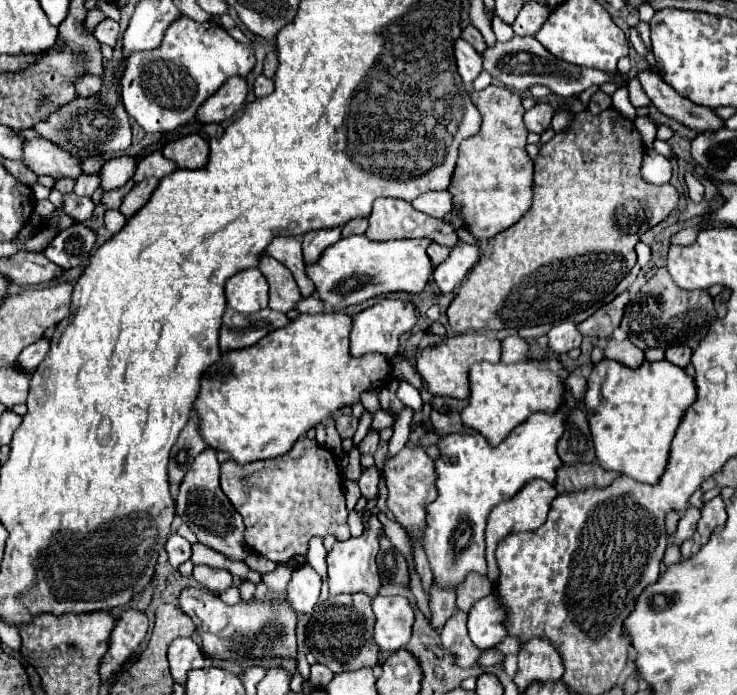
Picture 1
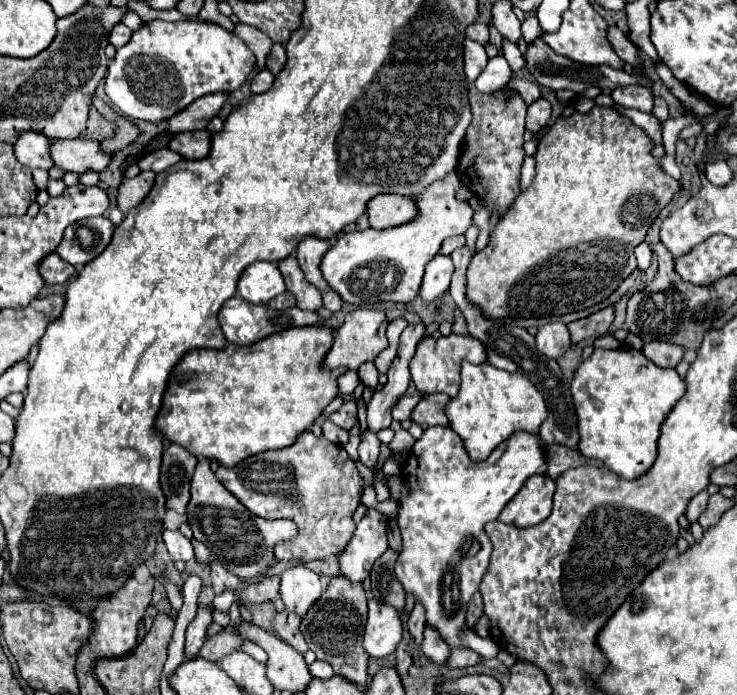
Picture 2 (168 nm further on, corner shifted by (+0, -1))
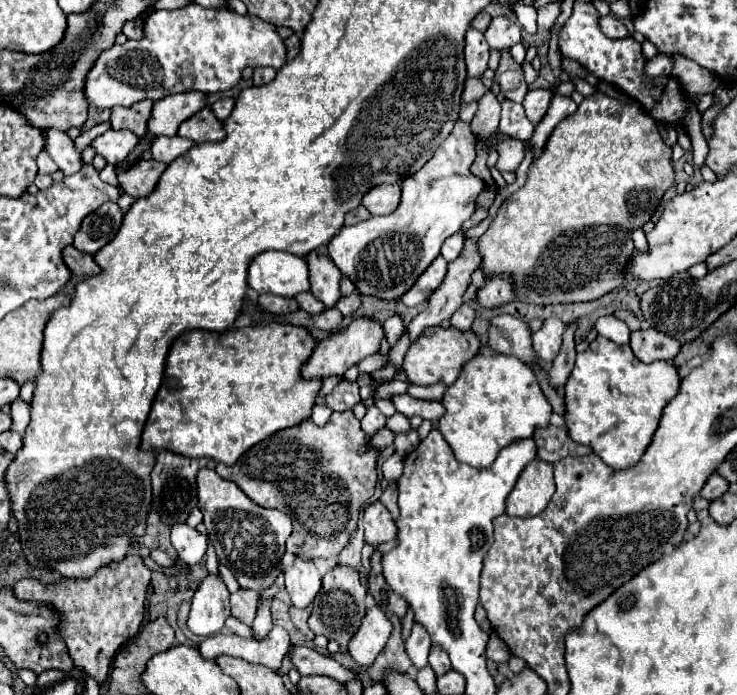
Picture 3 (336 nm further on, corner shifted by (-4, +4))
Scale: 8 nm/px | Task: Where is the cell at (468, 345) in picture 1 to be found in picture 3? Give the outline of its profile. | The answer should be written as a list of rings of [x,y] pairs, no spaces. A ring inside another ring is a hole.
[[[430,327],[426,329],[416,343],[410,345],[402,369],[406,371],[408,379],[416,385],[434,385],[434,383],[444,383],[450,387],[460,373],[460,365],[466,363],[468,359],[476,357],[480,349],[480,339],[476,337],[474,331],[458,331],[454,327]]]

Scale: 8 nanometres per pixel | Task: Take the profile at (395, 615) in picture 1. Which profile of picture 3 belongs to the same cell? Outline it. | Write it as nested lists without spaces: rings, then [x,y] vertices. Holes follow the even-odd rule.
[[[374,605],[362,619],[358,633],[352,637],[348,653],[358,665],[370,667],[376,655],[386,647],[390,635],[392,635],[392,621],[378,605]]]

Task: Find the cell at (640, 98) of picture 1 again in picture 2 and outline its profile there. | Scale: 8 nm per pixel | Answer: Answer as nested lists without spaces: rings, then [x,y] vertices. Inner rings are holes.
[[[624,86],[624,88],[616,88],[612,90],[612,100],[624,108],[636,108],[640,112],[652,114],[652,92],[644,86]]]

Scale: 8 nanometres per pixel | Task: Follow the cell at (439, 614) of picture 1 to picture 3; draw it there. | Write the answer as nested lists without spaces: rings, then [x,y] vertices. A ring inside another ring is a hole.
[[[432,647],[432,651],[430,651],[430,665],[436,671],[436,675],[444,675],[452,667],[448,663],[448,653],[442,647]]]

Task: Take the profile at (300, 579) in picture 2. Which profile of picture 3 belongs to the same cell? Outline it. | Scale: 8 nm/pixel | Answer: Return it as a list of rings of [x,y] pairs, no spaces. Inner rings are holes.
[[[298,557],[294,565],[286,569],[284,577],[286,577],[286,591],[292,599],[292,605],[300,609],[308,607],[322,587],[322,575],[316,569],[314,561],[310,559]]]

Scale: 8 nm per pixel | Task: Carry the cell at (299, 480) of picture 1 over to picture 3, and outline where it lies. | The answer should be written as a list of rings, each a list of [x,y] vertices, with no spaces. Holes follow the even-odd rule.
[[[352,411],[332,413],[330,421],[324,427],[314,425],[312,421],[302,421],[296,427],[282,429],[272,437],[250,447],[232,467],[218,463],[216,473],[224,479],[234,481],[254,503],[266,509],[278,509],[290,515],[294,521],[294,531],[286,541],[286,551],[306,559],[328,559],[338,555],[350,541],[356,531],[356,521],[360,507],[374,495],[376,487],[376,457],[378,451],[370,449],[364,455],[358,455],[358,449],[366,445],[366,435],[360,429],[360,421]]]

